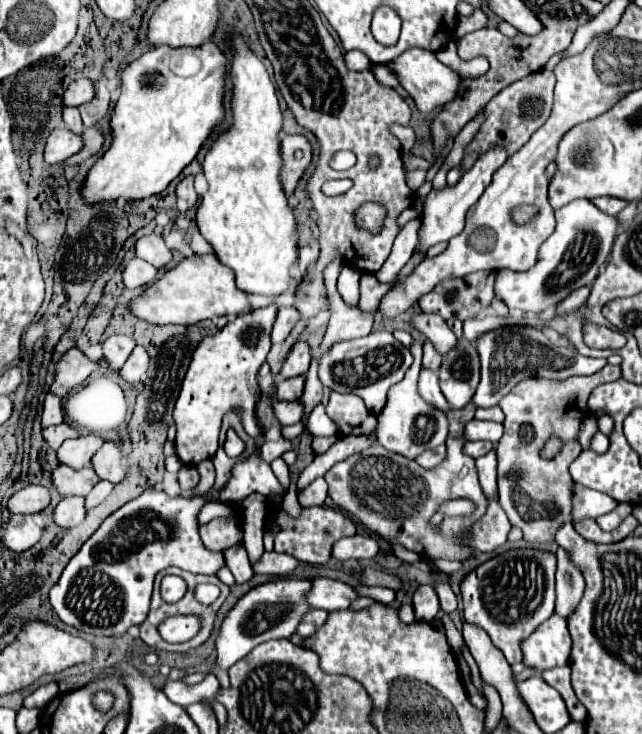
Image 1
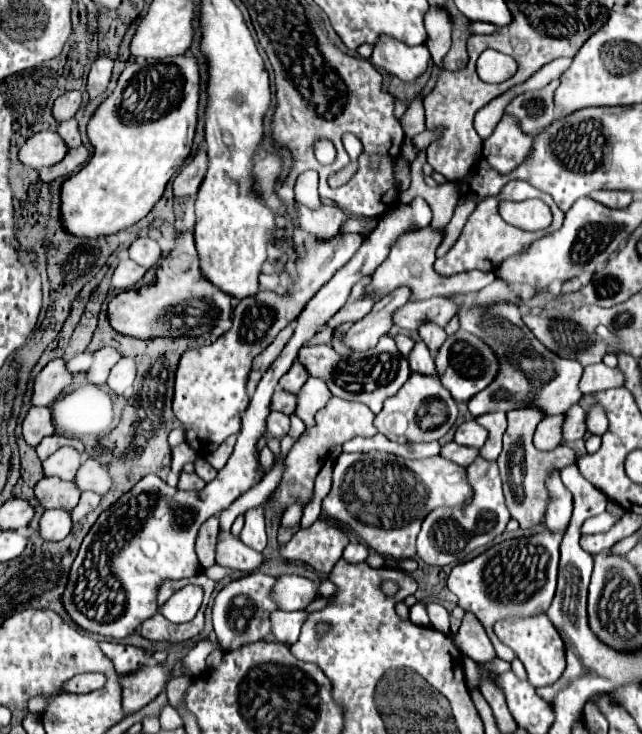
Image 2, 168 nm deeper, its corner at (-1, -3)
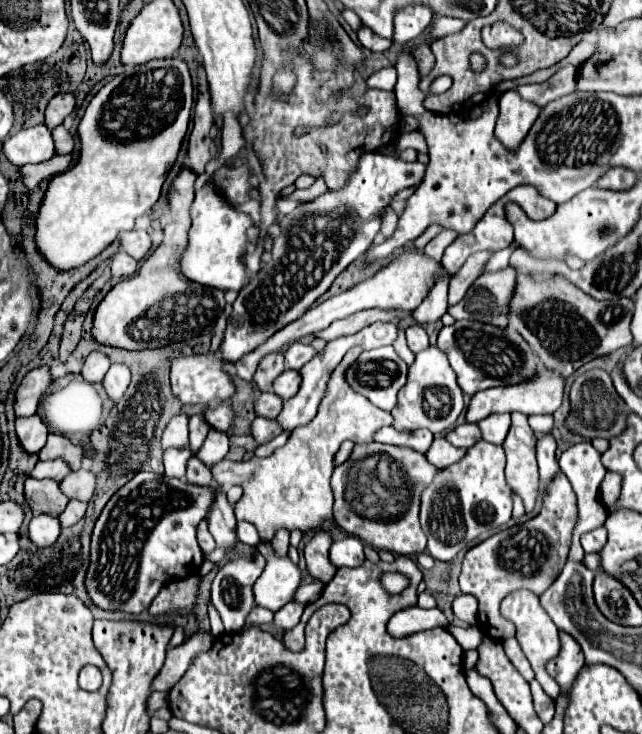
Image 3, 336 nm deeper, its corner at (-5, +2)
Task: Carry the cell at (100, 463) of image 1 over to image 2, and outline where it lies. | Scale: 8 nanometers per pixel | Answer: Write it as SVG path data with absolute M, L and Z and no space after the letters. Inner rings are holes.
M89 457L81 465L81 469L75 477L75 483L79 485L81 491L95 491L95 493L105 495L111 489L111 475L97 457Z

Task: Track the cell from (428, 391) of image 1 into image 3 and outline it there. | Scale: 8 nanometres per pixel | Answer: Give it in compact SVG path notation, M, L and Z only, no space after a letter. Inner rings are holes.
M419 324L409 326L409 328L405 330L405 334L407 334L407 344L409 344L411 352L421 352L423 348L427 348L429 338L427 338L425 330L423 330Z

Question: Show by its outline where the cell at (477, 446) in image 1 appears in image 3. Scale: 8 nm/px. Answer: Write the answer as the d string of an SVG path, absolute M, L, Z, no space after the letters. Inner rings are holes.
M437 436L431 444L431 448L425 452L425 458L437 468L447 468L447 466L455 464L457 460L461 460L463 454L465 454L463 448L455 448L453 444L447 444L447 440L443 436Z

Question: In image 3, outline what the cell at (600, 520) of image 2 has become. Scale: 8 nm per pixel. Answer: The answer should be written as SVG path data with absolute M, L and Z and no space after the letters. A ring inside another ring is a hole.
M559 474L549 482L543 494L543 508L535 518L511 526L467 550L459 584L463 594L473 594L479 600L477 624L483 634L499 642L515 634L515 626L509 620L505 620L499 612L501 600L509 592L519 588L527 588L539 596L539 592L545 592L555 582L555 578L563 570L569 552L575 520L575 494L571 492L569 480L563 474Z

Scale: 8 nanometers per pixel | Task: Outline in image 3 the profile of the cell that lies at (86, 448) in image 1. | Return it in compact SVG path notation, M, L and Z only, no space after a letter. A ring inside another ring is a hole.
M49 460L49 462L37 462L29 476L31 478L51 478L55 482L61 482L69 472L71 470L61 460Z

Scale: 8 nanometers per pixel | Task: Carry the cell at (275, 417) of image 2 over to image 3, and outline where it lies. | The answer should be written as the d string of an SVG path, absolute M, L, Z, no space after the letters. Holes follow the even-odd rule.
M255 418L253 424L251 424L251 436L257 444L265 444L269 442L271 438L279 436L283 430L279 428L279 424L275 424L275 420L261 420L261 418Z

